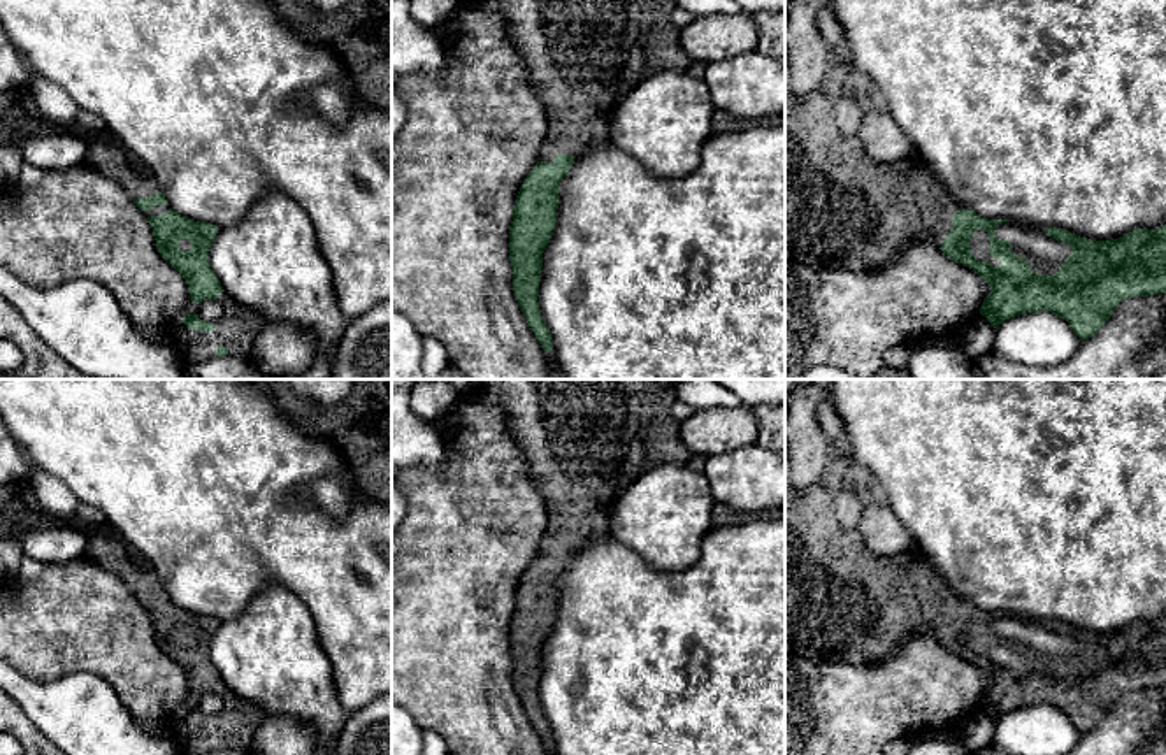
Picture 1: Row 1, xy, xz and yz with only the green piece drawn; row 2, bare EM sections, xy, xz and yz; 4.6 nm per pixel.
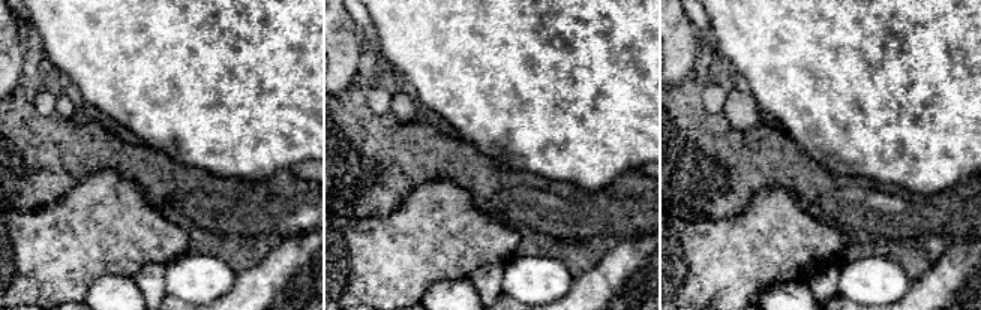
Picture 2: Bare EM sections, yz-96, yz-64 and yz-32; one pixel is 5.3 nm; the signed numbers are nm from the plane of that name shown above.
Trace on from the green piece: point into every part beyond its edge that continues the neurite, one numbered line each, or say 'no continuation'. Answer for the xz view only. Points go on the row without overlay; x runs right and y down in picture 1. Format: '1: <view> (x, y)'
1: xz (573, 432)

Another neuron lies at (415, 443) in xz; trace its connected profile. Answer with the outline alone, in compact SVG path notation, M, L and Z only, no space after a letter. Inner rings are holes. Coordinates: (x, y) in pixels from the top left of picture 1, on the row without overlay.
M392 379L392 471L439 469L444 442L439 430L413 414L409 399L414 379Z

